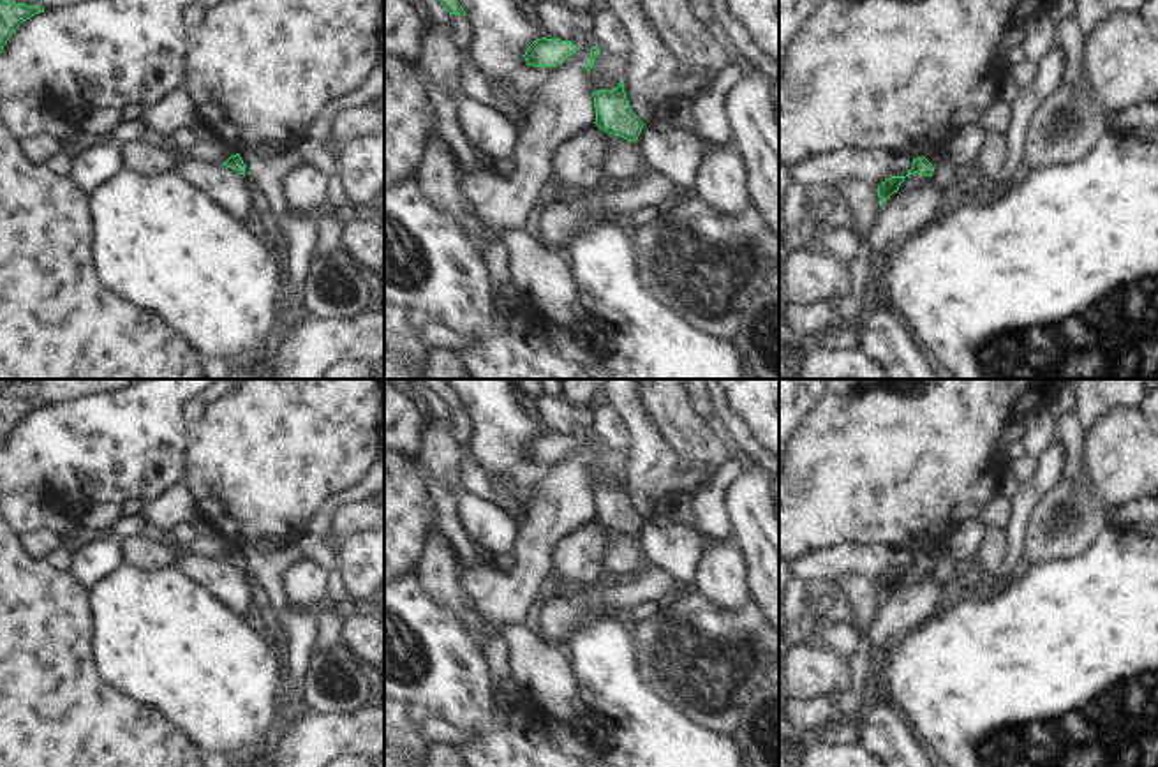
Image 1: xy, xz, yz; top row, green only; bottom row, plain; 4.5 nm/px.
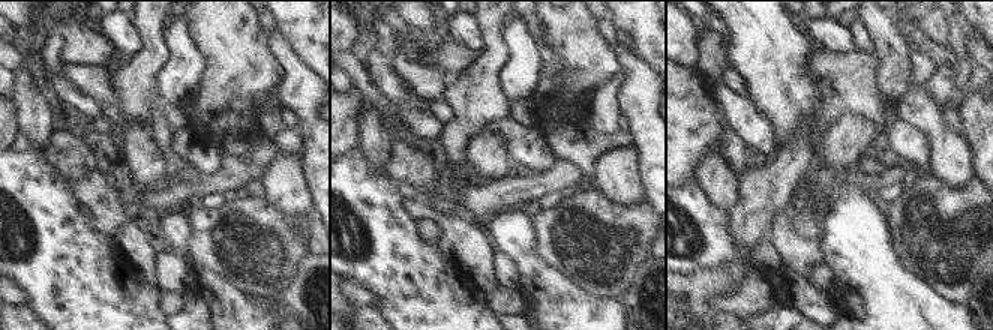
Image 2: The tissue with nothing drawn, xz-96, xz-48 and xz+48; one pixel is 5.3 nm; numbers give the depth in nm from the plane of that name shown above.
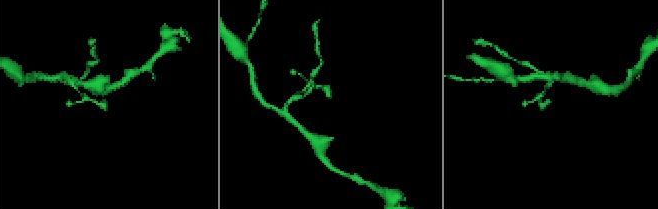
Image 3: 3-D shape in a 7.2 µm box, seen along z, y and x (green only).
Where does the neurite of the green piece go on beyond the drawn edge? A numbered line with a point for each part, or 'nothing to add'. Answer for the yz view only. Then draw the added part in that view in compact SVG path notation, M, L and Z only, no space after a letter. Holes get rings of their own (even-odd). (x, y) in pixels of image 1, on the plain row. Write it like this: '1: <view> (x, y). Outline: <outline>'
nothing to add.

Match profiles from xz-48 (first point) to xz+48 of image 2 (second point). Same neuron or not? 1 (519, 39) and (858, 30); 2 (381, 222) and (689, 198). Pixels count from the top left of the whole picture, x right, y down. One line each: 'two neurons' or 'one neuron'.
1: one neuron
2: one neuron

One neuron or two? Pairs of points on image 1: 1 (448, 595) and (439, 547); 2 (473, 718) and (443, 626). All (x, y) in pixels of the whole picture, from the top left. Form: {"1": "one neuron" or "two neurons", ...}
{"1": "one neuron", "2": "one neuron"}

